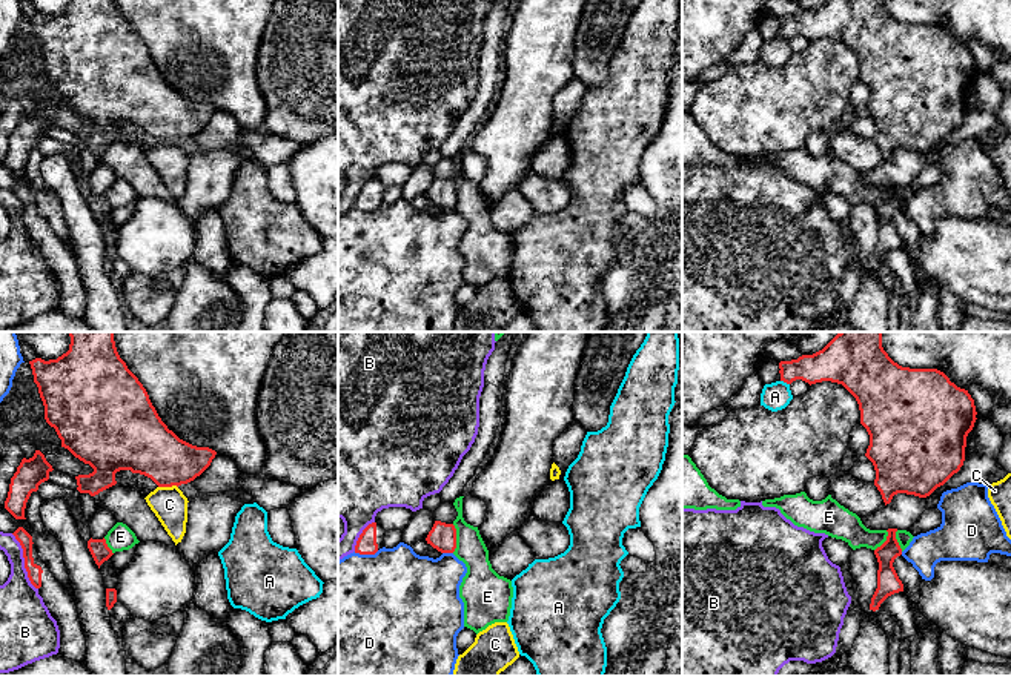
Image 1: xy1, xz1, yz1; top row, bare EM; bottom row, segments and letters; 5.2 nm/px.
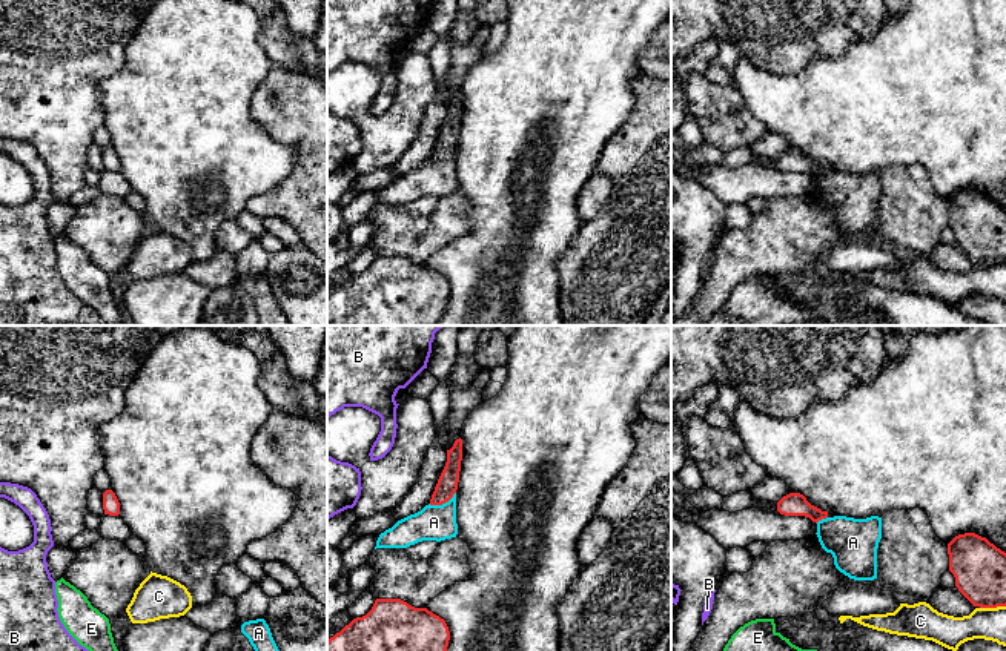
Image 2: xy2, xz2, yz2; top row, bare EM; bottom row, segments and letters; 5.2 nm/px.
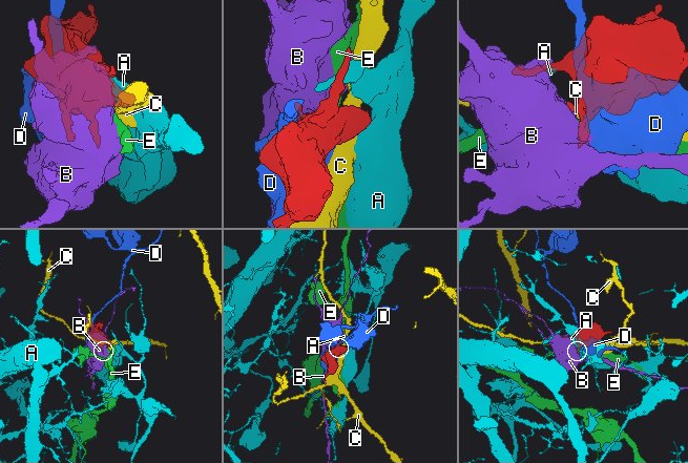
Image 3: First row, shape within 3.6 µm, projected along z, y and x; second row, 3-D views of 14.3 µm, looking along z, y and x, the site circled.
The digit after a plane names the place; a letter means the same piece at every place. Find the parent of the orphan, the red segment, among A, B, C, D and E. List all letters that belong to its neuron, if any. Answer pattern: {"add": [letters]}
{"add": []}

